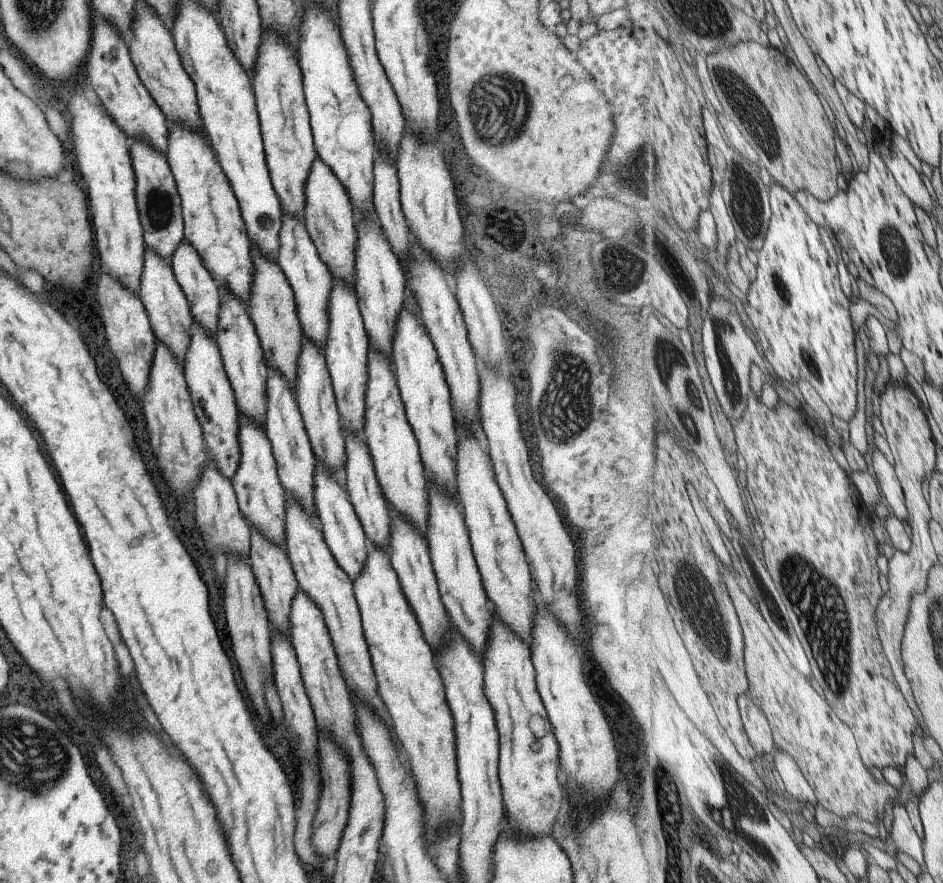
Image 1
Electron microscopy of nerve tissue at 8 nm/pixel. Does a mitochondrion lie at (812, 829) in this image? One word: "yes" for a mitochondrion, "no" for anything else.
no

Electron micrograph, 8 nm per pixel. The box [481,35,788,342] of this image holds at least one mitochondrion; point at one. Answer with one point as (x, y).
(761, 128)

